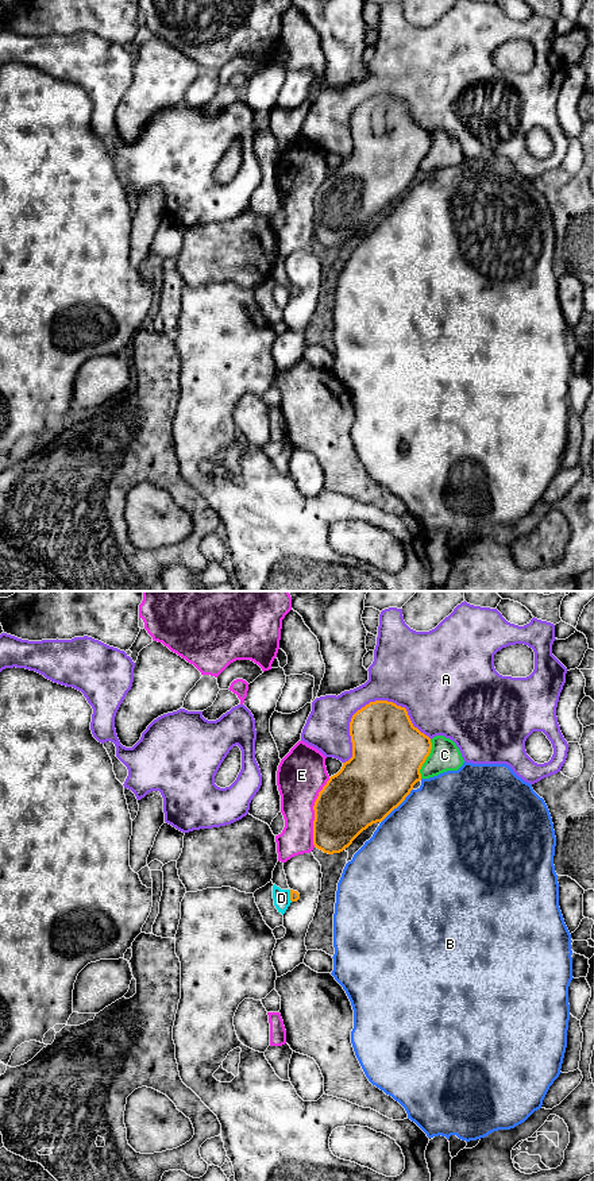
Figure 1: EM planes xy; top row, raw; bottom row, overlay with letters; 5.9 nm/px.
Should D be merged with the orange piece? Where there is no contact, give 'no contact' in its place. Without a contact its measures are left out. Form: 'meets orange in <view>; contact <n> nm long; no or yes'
meets orange in xy; contact 70 nm long; no

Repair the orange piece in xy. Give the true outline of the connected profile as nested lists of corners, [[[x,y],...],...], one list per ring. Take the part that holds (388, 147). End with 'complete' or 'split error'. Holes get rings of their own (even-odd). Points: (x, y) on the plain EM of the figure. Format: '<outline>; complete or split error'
[[[387,96],[370,97],[358,105],[350,117],[350,131],[352,153],[329,173],[313,201],[313,240],[328,250],[343,247],[363,225],[382,217],[405,196],[413,181],[421,175],[420,165],[432,144],[431,134],[413,121],[406,104]]]; complete

